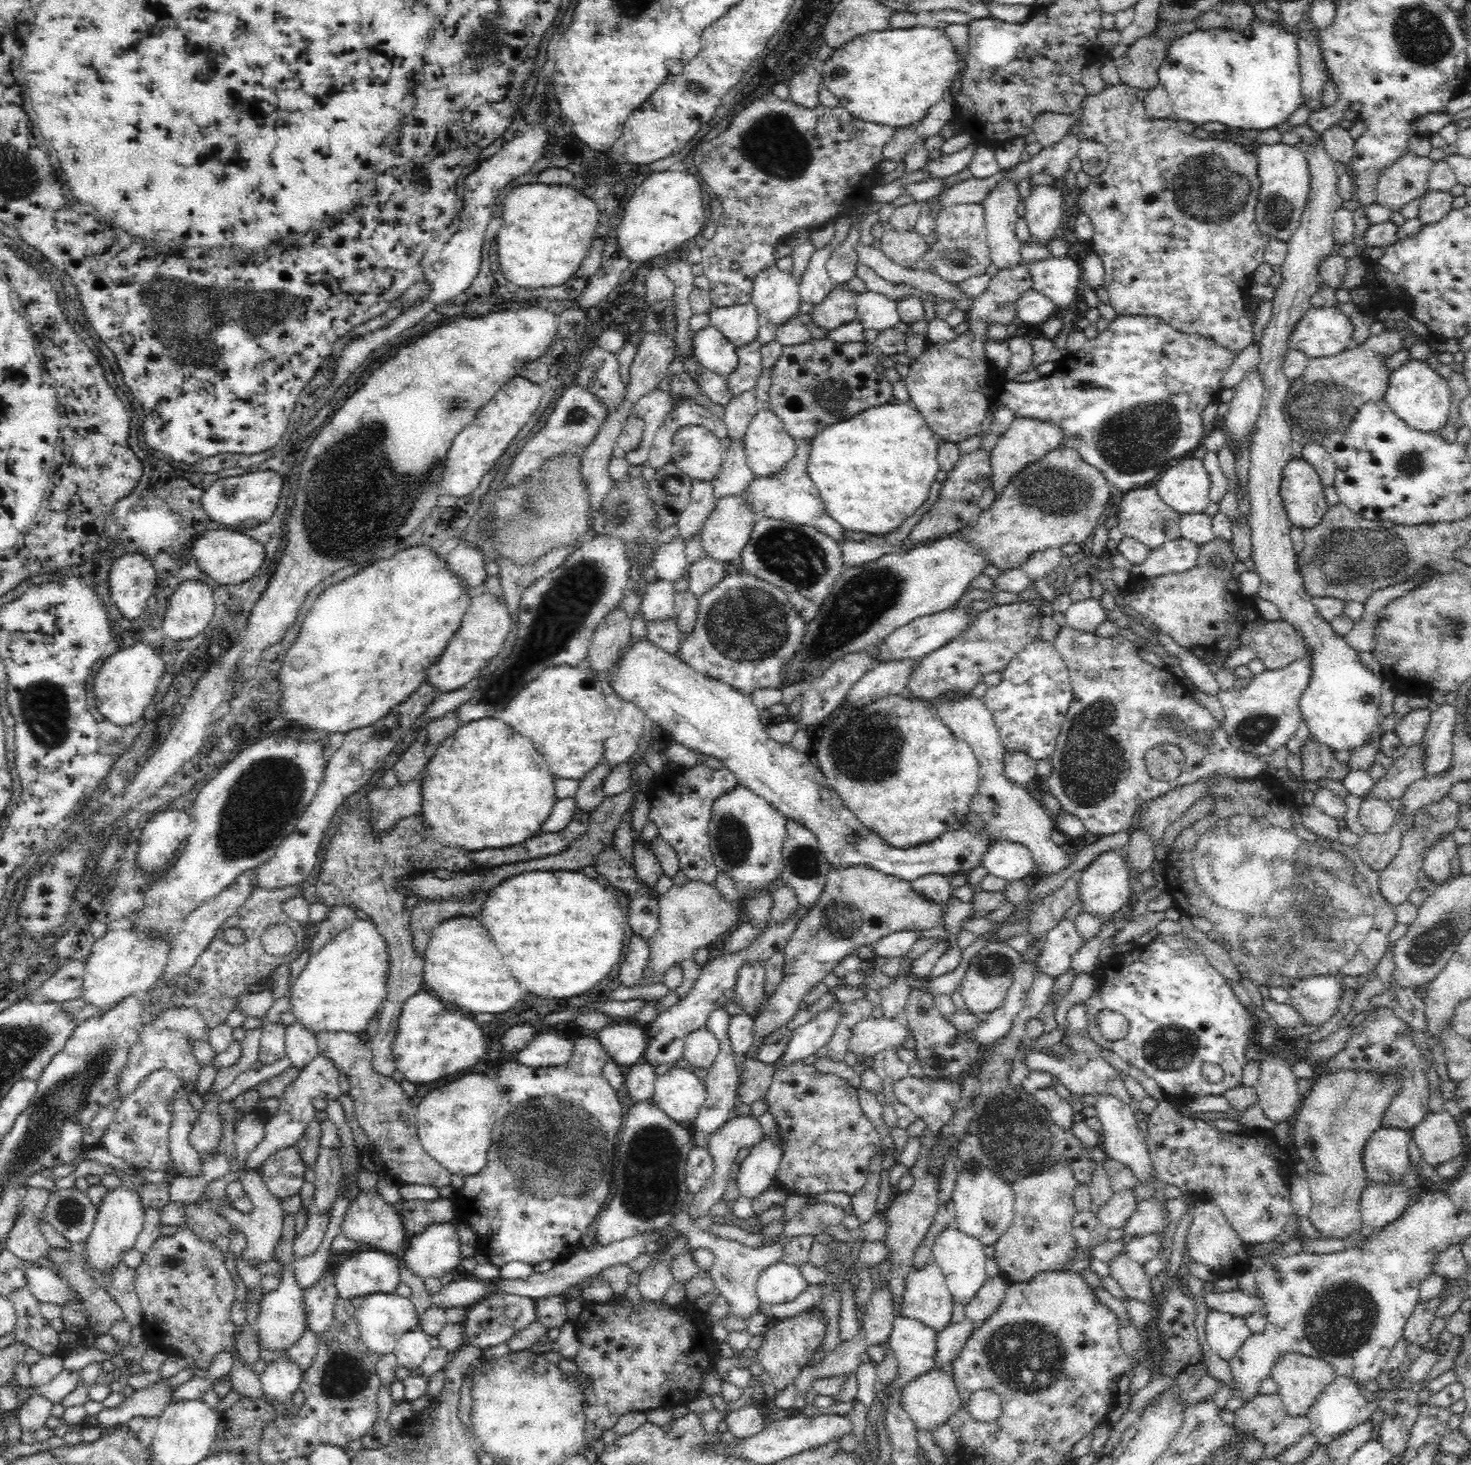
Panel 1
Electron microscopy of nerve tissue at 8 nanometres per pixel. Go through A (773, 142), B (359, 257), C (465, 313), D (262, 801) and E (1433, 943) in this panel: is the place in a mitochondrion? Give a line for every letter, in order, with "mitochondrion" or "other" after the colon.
A: mitochondrion
B: other
C: other
D: mitochondrion
E: mitochondrion

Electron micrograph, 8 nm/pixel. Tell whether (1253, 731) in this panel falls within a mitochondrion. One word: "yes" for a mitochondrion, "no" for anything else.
yes

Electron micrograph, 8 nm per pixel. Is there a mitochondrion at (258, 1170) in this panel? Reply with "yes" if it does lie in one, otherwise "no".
no

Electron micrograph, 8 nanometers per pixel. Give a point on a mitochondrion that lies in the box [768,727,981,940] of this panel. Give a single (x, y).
(880, 764)

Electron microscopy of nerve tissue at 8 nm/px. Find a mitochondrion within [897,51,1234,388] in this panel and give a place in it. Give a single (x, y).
(960, 261)

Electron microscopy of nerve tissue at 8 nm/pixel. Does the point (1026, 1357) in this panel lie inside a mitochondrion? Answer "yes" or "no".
yes

